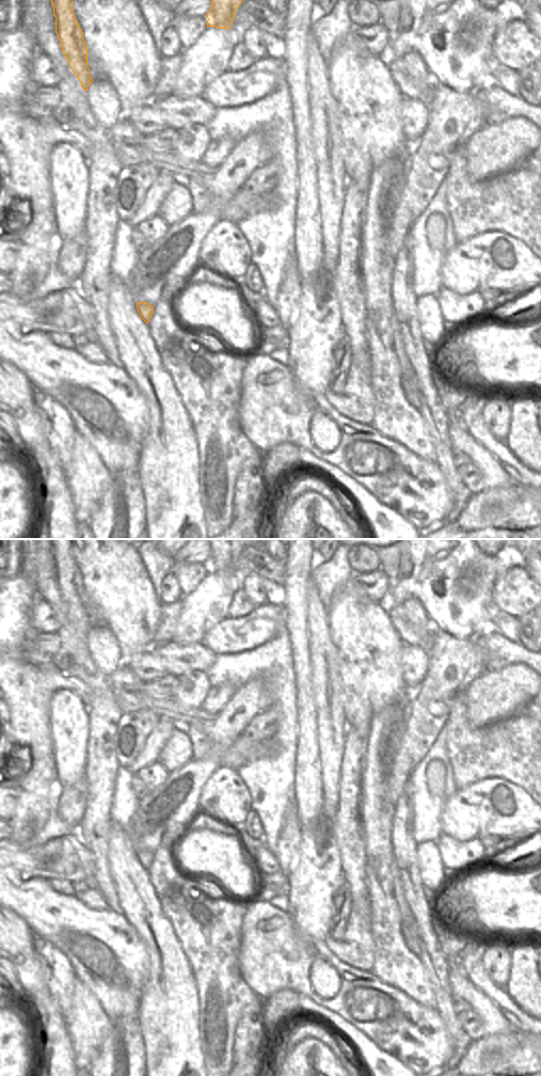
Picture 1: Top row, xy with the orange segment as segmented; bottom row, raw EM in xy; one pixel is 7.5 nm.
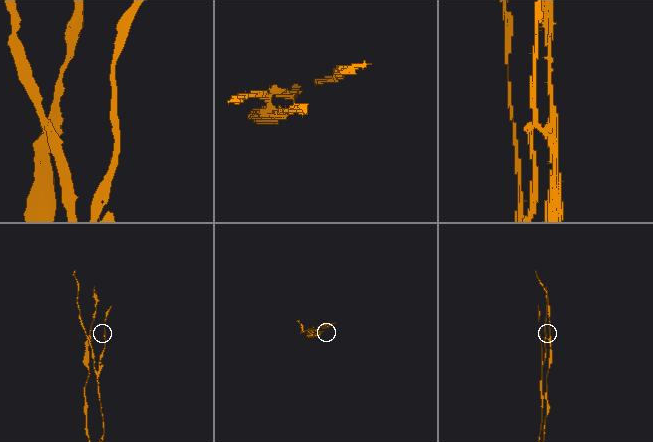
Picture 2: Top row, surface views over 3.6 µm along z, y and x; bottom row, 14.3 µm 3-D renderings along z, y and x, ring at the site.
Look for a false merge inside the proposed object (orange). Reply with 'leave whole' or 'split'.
split

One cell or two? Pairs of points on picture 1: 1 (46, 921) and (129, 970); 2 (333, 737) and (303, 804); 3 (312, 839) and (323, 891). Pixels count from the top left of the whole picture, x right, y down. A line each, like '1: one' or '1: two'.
1: one
2: two
3: one

